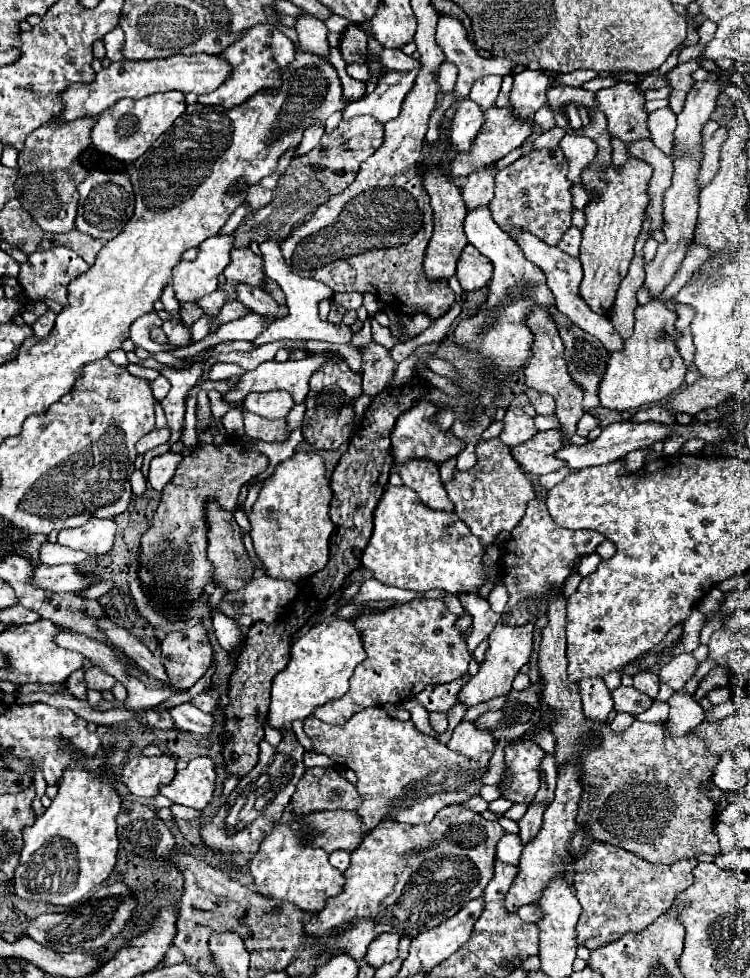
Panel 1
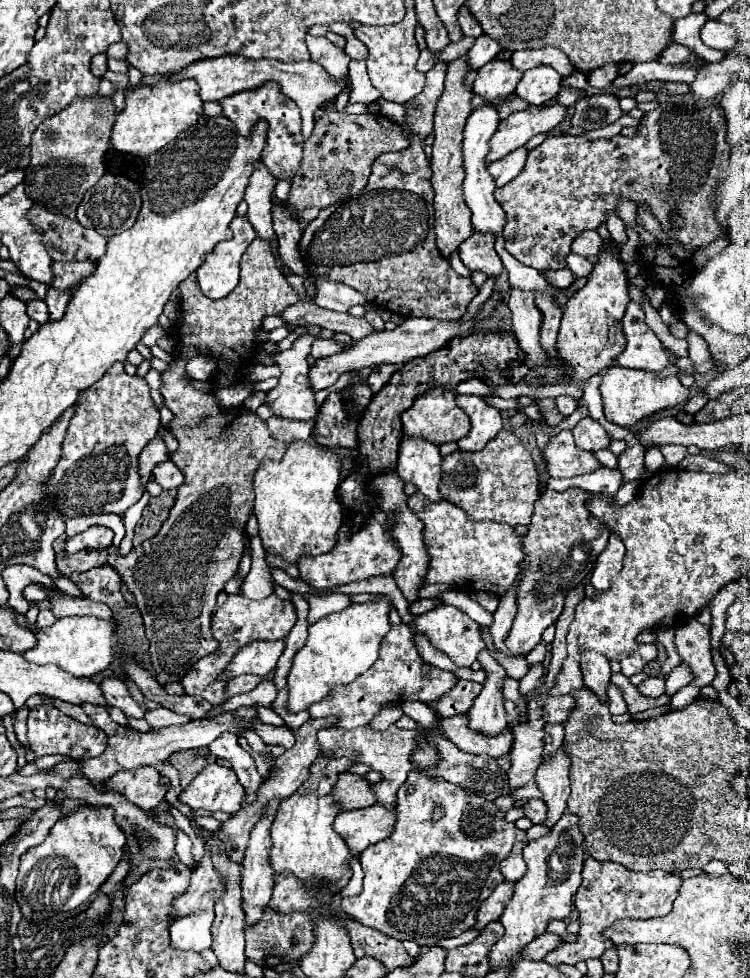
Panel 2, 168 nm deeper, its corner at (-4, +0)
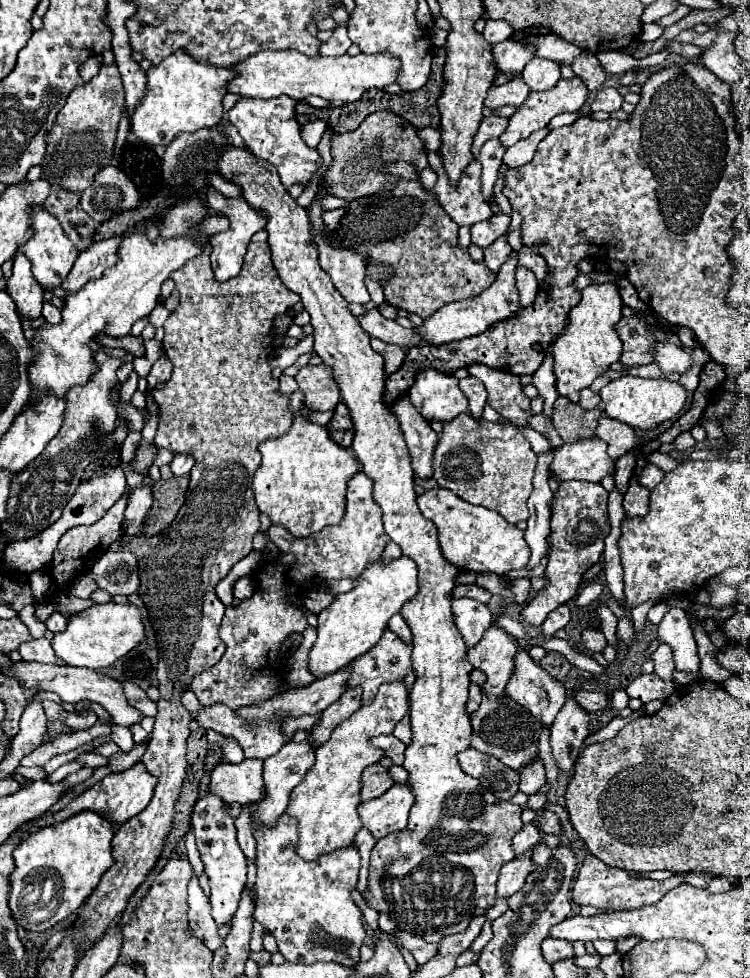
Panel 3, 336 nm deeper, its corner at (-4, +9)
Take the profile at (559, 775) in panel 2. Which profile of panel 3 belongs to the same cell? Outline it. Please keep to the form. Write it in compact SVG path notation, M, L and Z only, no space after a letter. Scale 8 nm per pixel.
M574 685L568 693L568 699L560 713L556 715L552 727L550 727L550 745L554 759L558 763L558 769L570 771L582 751L584 739L590 735L590 715L576 705L576 699L572 693L580 689L580 685Z

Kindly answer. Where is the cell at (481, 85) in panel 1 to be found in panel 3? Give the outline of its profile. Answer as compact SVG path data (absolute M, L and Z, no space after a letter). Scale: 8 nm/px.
M506 39L502 43L494 45L494 59L498 71L504 73L522 73L524 65L534 57L534 47L524 41Z

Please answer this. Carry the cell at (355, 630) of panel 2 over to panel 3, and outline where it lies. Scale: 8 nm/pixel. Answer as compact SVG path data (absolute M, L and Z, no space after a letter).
M398 557L392 561L372 561L356 577L356 585L348 593L340 593L318 615L318 639L310 651L310 673L314 677L326 677L346 667L356 657L368 653L382 637L392 615L400 613L402 605L418 593L416 565L410 557Z

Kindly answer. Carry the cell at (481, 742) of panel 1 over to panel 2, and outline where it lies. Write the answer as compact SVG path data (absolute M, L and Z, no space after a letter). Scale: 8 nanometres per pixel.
M482 650L478 660L482 664L482 668L488 672L488 678L484 682L482 692L476 696L472 710L468 710L468 726L470 726L470 730L488 734L488 738L490 738L492 734L500 734L504 728L508 728L504 698L502 698L502 680L506 676L506 672L488 654L488 650Z

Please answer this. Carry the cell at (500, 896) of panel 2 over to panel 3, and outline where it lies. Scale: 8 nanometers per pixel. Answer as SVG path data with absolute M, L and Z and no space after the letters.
M532 849L516 855L510 863L506 863L498 877L498 897L512 897L524 885L528 873L532 873L534 867L536 865L532 863Z

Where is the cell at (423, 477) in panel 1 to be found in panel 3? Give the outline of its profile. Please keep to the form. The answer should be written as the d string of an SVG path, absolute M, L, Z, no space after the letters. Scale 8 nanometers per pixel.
M408 395L400 397L396 405L392 405L398 415L400 427L404 431L404 439L412 457L412 469L418 477L426 479L432 475L432 453L438 441L438 435L430 427L430 423L416 411L416 407L408 401Z

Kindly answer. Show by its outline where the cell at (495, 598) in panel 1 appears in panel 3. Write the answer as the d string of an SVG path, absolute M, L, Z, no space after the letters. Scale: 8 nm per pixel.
M432 489L418 497L418 507L426 519L438 527L440 547L444 557L464 571L476 573L508 573L512 569L524 569L530 559L530 547L524 541L522 531L504 521L500 513L484 507L470 505L448 489Z

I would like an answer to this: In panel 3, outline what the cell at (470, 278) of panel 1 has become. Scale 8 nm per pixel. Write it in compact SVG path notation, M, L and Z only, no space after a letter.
M502 213L502 215L492 215L486 221L474 223L472 225L472 243L486 249L488 245L492 245L498 237L502 237L508 231L510 221L512 221L512 217Z

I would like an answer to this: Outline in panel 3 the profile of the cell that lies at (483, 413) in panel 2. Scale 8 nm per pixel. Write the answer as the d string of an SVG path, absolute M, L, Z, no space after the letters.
M468 375L466 379L460 379L460 389L462 389L462 393L468 397L470 415L478 421L480 415L482 415L482 407L486 405L486 397L488 397L484 385L482 385L476 377Z

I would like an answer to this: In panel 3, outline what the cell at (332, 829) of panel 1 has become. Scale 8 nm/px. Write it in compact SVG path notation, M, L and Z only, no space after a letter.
M408 783L392 785L382 797L362 803L358 807L364 827L382 839L392 831L402 831L408 823L410 807L414 805L414 793Z

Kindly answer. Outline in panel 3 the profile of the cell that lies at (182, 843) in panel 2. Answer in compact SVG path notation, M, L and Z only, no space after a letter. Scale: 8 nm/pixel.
M196 877L190 881L190 887L188 887L188 905L190 905L188 917L190 917L192 935L202 939L210 949L218 949L224 939L218 935L218 925L210 915L208 897L202 893Z

